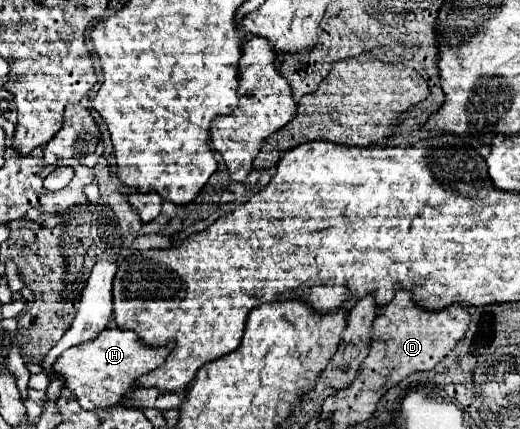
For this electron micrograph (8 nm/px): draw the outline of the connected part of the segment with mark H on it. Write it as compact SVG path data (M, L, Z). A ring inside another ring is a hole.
M105 329L95 341L67 349L57 359L55 371L63 375L65 387L75 393L75 399L83 409L119 407L125 395L135 389L135 381L141 375L157 369L173 347L173 343L167 343L167 347L151 347L141 343L141 339L133 331Z

